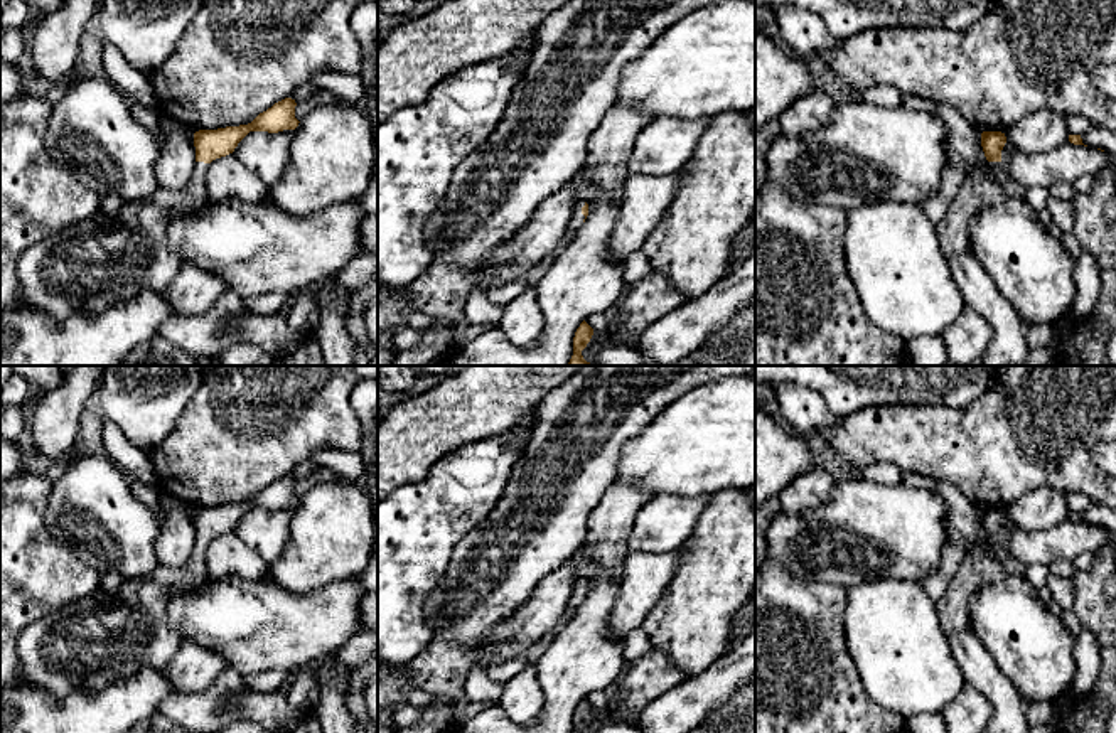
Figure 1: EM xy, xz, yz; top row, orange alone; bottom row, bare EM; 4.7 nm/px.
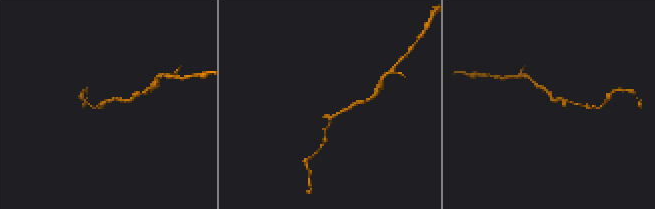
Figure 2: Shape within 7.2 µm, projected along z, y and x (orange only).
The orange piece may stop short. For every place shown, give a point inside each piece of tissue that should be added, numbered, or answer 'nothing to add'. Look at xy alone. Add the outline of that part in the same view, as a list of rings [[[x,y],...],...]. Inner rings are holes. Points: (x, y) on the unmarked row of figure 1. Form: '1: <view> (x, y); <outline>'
1: xy (90, 644); [[[196,539],[187,563],[179,568],[158,566],[140,580],[125,580],[113,595],[99,588],[91,597],[32,622],[17,640],[22,672],[17,686],[64,698],[72,689],[99,691],[140,672],[142,667],[164,669],[184,642],[169,623],[169,602],[209,581],[207,544],[209,541]]]

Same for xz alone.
1: xz (577, 597); [[[578,578],[577,583],[575,583],[573,595],[571,595],[571,600],[570,600],[570,612],[577,610],[583,602],[583,597],[585,597],[585,593],[582,591],[583,583],[585,583],[583,578]]]

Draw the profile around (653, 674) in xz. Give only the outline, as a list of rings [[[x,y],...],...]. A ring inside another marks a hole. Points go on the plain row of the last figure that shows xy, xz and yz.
[[[649,649],[639,661],[625,664],[615,682],[615,699],[609,709],[609,720],[636,725],[641,711],[663,693],[684,681],[669,657],[657,649]]]

